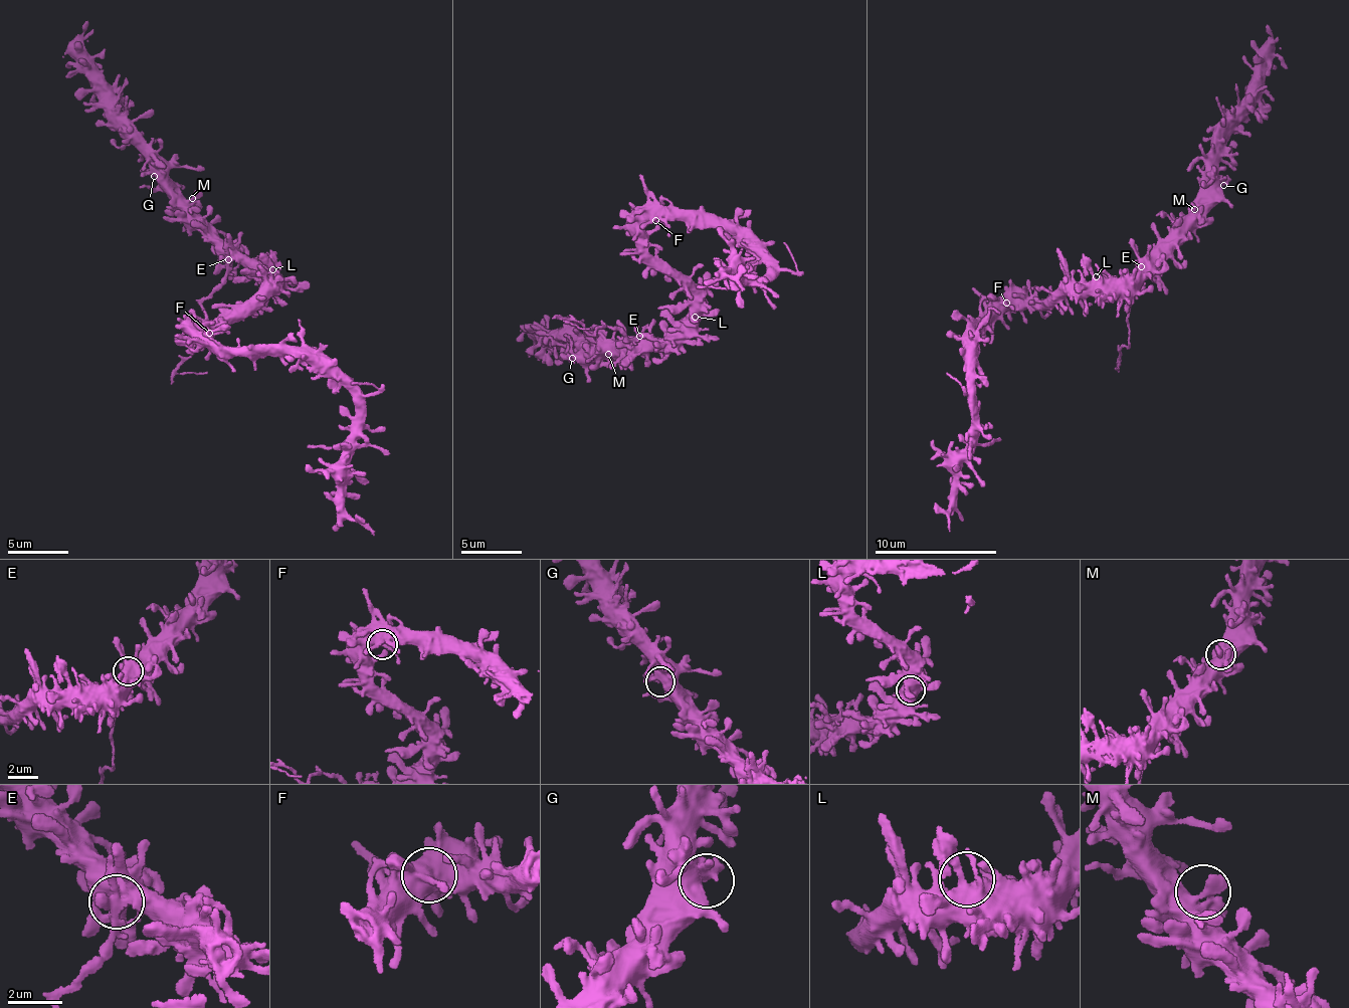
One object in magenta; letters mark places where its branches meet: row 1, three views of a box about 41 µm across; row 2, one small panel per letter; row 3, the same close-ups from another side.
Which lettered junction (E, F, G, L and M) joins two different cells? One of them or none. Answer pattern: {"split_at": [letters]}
{"split_at": ["E"]}

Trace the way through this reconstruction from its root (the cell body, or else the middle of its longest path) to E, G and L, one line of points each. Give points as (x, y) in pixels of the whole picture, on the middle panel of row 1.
E: (685, 278), (689, 317), (664, 338), (640, 335)
G: (685, 278), (689, 317), (671, 334), (627, 339), (609, 347), (599, 345), (594, 351), (584, 348), (572, 358)
L: (685, 278), (685, 290), (689, 293), (689, 305), (695, 317)

